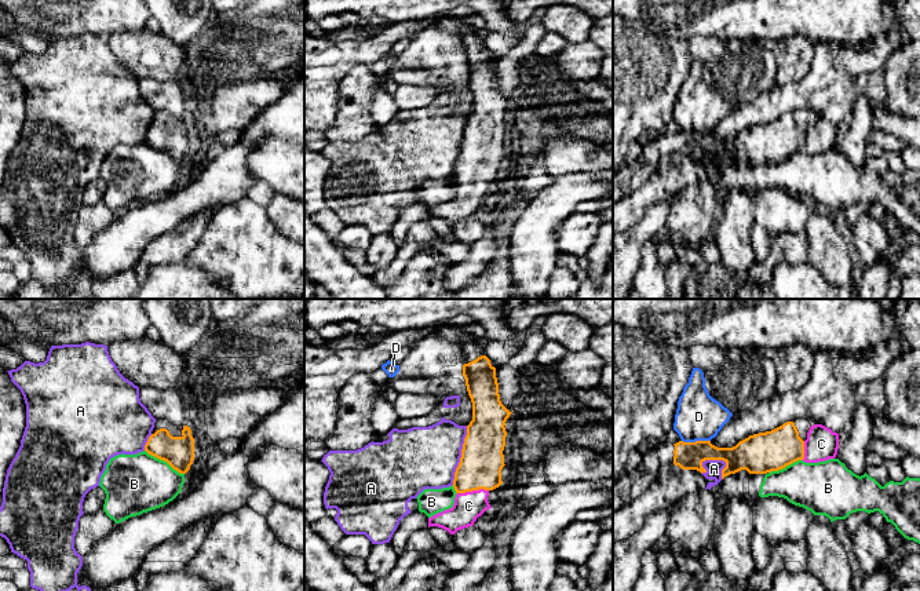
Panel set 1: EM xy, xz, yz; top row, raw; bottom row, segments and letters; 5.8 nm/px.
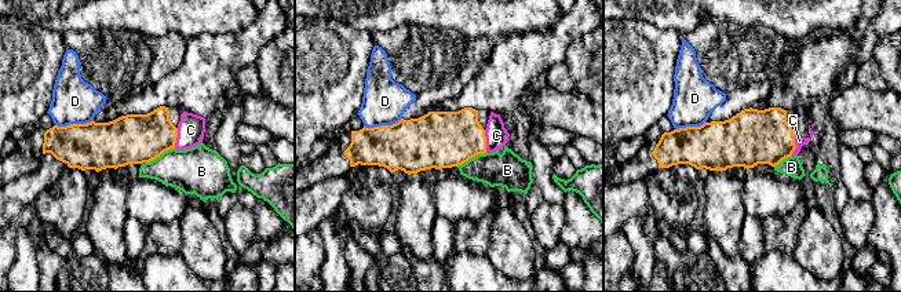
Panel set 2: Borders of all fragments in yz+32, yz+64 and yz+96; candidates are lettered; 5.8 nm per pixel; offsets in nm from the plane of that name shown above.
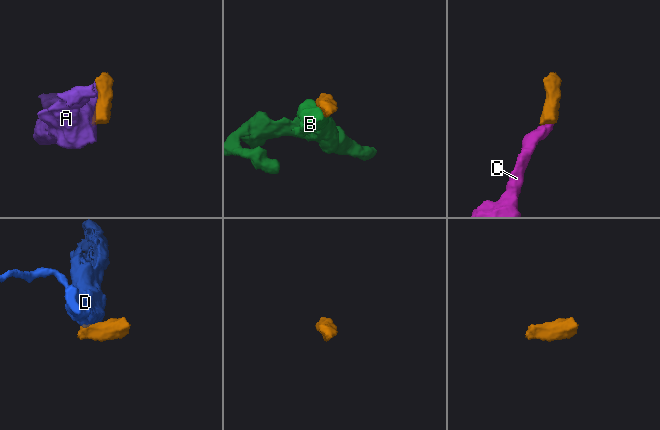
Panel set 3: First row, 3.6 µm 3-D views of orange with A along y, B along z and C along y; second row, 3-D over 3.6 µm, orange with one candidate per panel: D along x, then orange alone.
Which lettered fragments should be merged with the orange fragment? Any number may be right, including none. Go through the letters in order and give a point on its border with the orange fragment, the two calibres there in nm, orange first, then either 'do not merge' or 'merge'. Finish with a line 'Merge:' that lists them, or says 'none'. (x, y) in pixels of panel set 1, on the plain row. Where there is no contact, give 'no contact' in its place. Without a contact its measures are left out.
A: xz (462, 146) | 260/360 nm | do not merge
B: xy (164, 152) | 180/360 nm | do not merge
C: xz (473, 181) | 260/170 nm | merge
D: yz (696, 132) | 160/280 nm | do not merge
Merge: C

